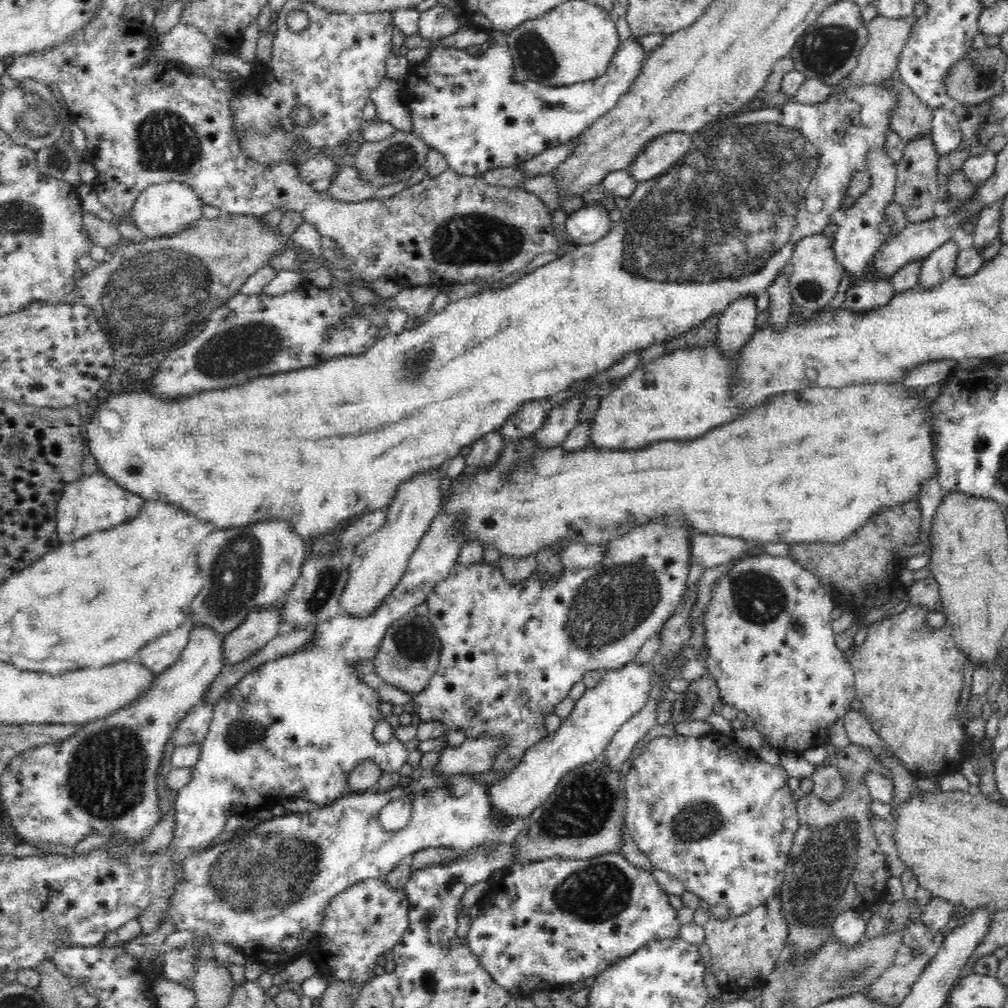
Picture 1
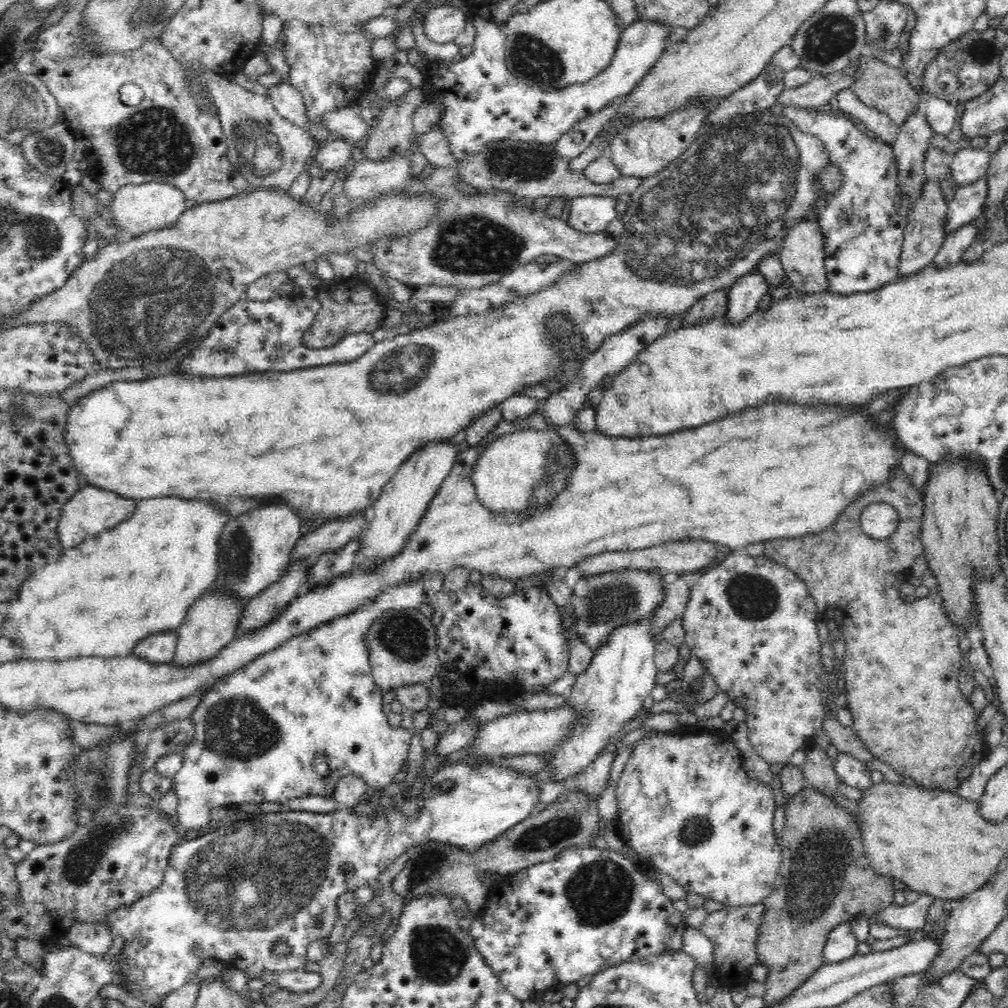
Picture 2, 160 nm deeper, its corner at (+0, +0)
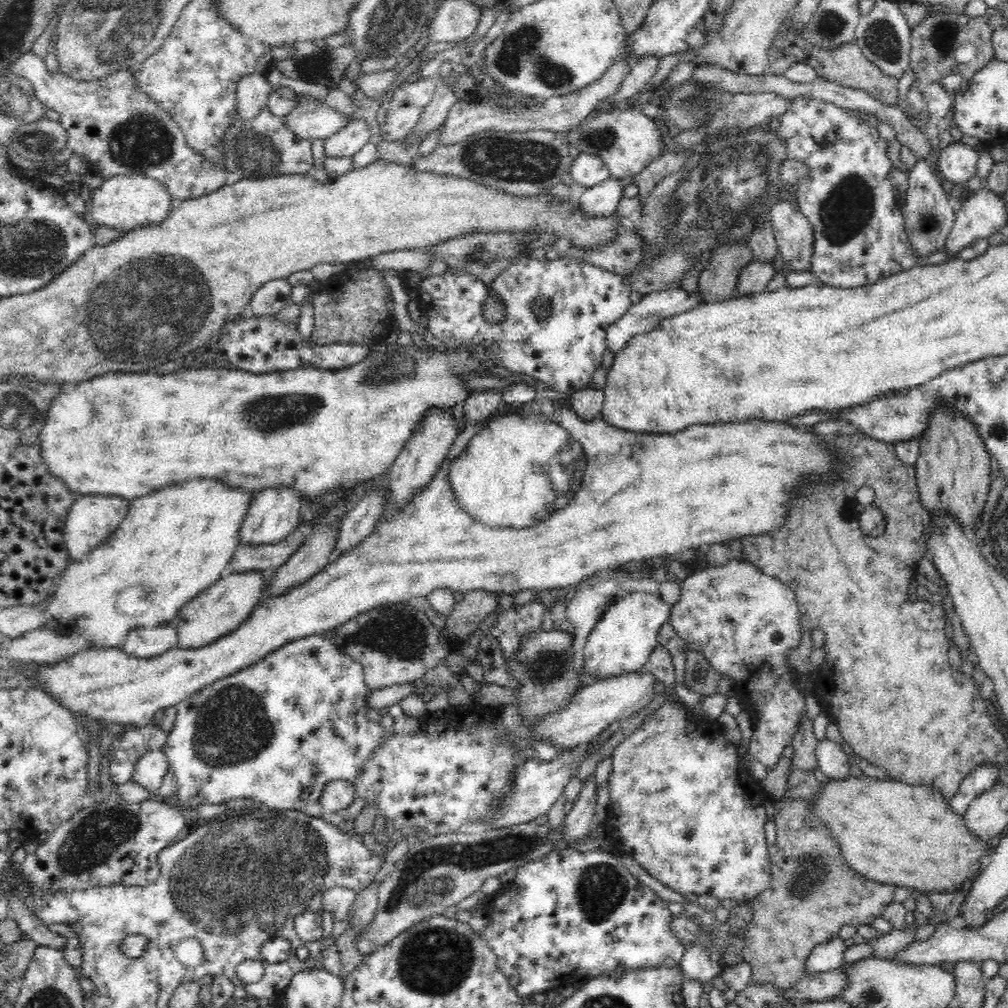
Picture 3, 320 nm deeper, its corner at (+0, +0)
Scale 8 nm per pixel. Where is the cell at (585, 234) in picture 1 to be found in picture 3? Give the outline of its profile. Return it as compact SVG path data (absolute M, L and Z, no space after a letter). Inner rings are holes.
M606 177L606 180L587 187L578 200L578 207L588 219L614 217L622 200L624 188L624 183L620 179Z

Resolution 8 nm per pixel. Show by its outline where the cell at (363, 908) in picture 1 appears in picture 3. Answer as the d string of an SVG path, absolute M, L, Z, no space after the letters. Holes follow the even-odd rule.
M332 887L323 894L324 914L333 916L332 938L336 940L350 927L350 910L356 900L357 891L349 887Z

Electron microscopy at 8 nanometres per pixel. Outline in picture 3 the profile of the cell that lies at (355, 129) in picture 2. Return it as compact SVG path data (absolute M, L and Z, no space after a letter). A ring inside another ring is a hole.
M302 95L300 104L285 116L285 126L300 138L325 139L353 119L312 96Z

